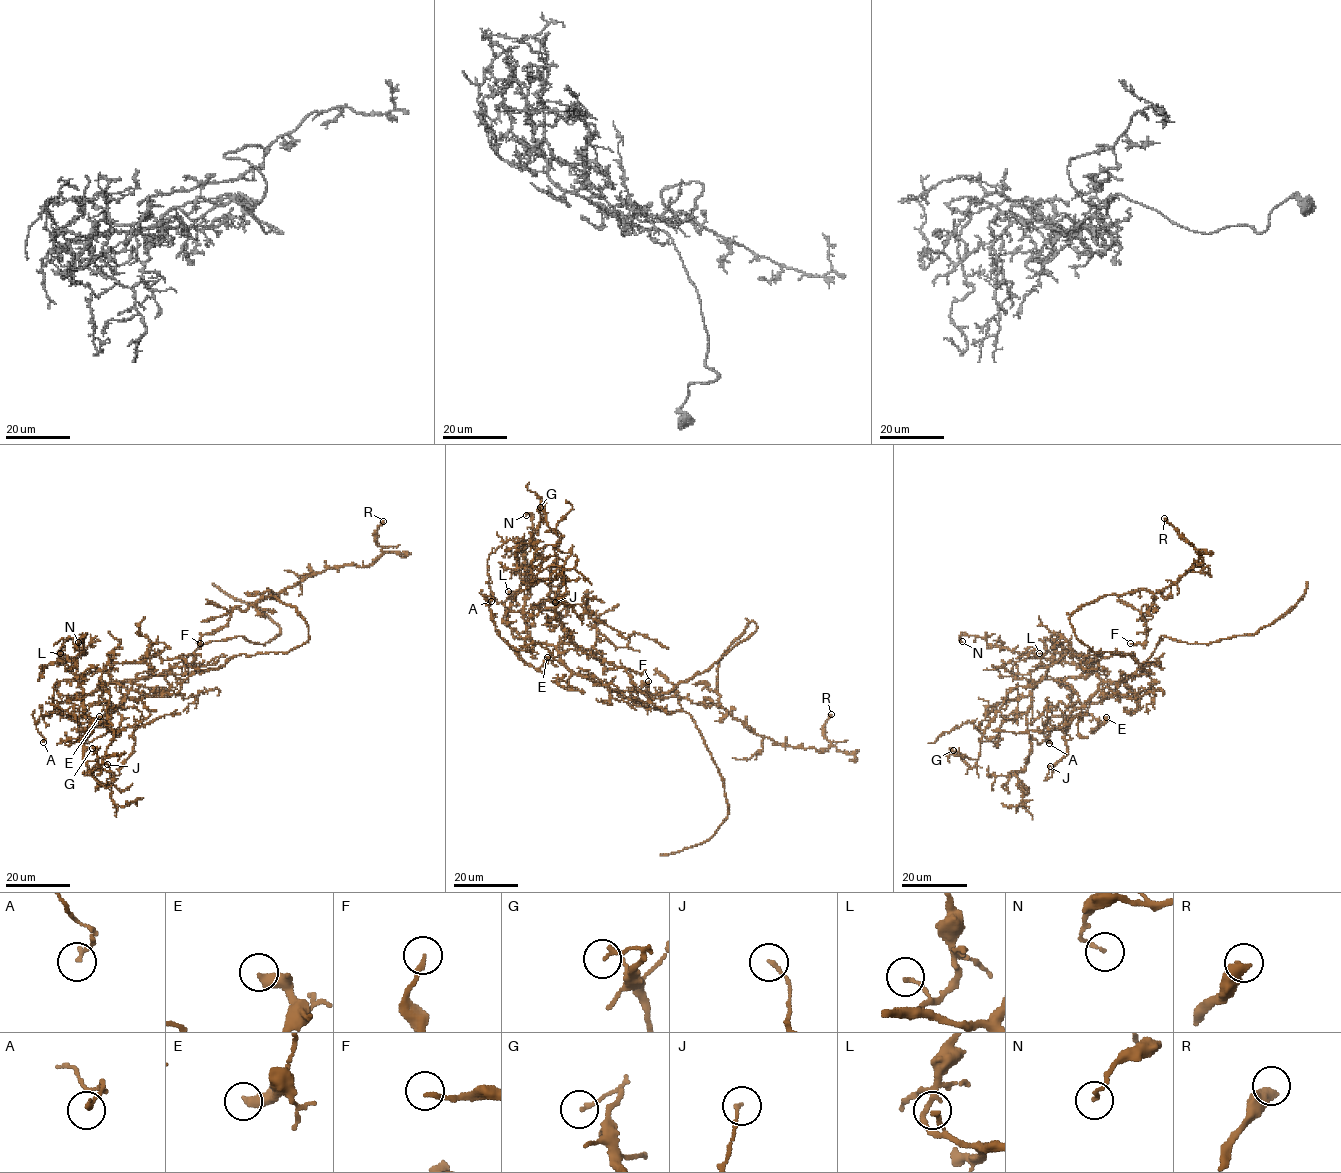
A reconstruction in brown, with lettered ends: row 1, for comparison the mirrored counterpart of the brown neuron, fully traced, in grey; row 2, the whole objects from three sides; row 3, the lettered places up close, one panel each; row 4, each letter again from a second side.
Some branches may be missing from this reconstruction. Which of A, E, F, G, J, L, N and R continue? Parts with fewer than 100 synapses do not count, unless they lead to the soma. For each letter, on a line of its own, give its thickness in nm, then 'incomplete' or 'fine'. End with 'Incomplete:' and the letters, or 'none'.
A: 140 nm thick; fine
E: 460 nm thick; fine
F: 180 nm thick; fine
G: 140 nm thick; fine
J: 120 nm thick; fine
L: 120 nm thick; fine
N: 110 nm thick; fine
R: 500 nm thick; fine
Incomplete: none

